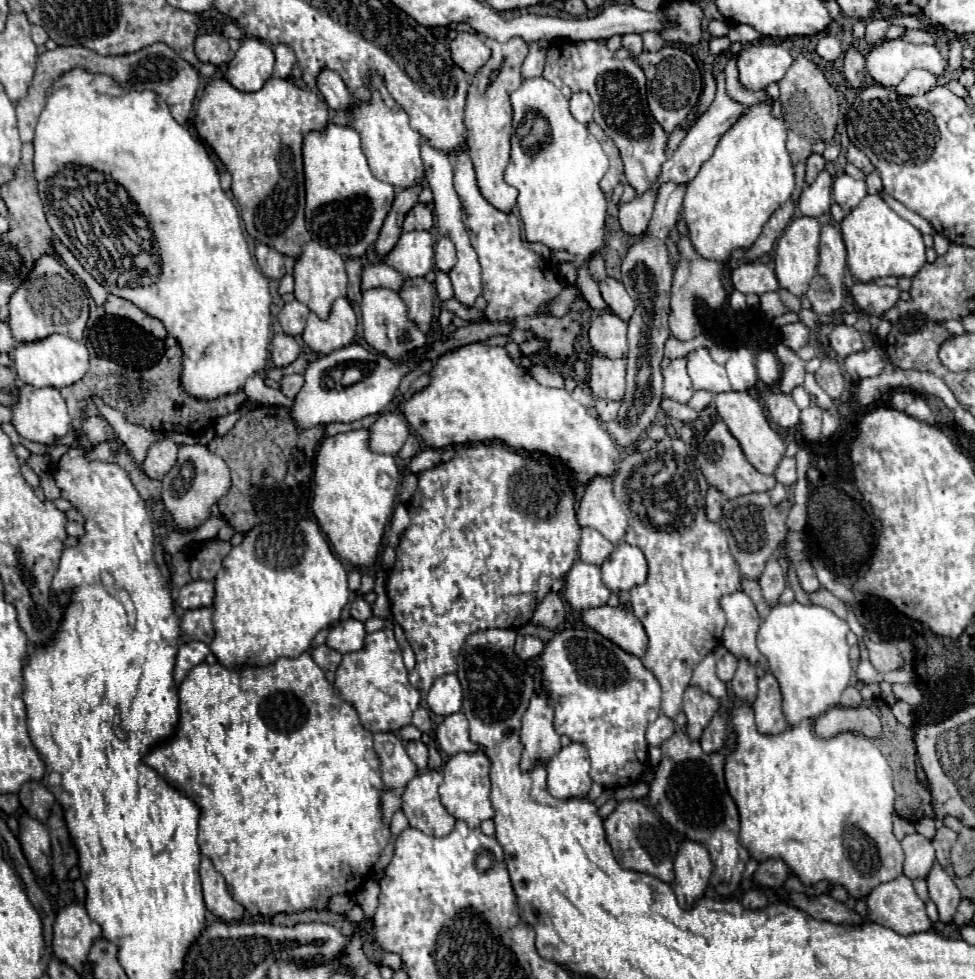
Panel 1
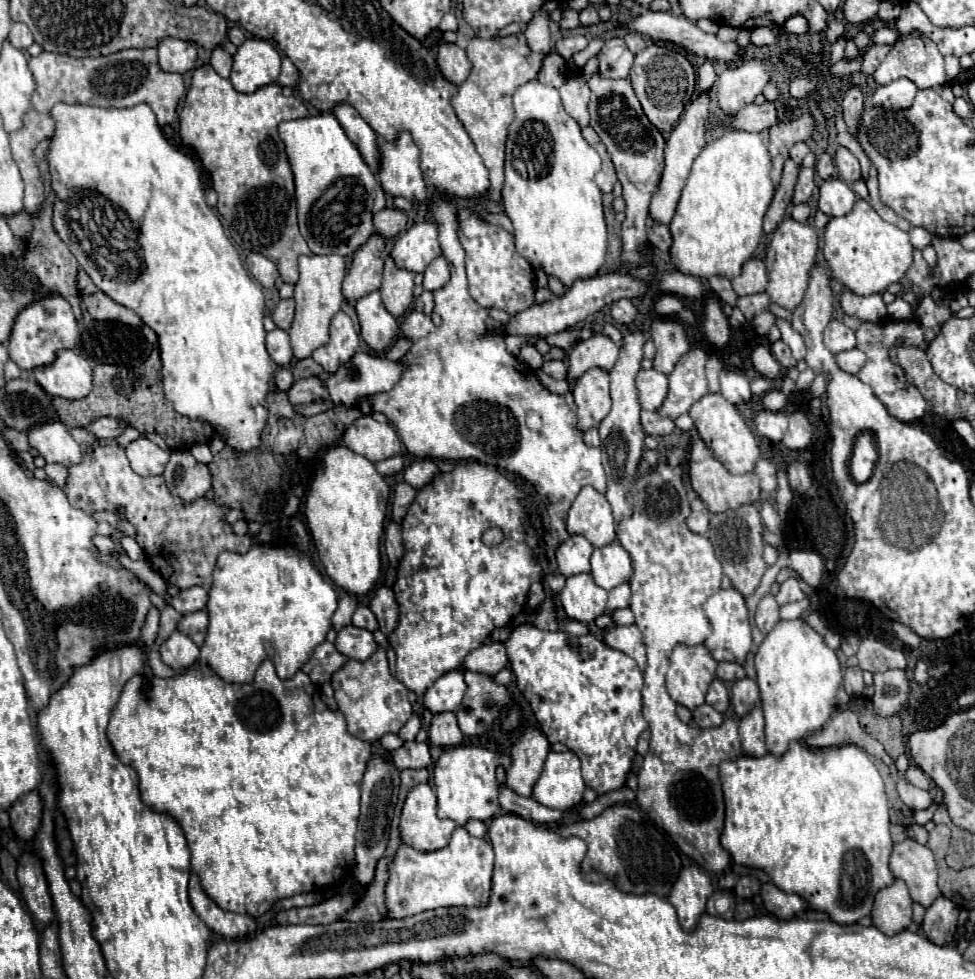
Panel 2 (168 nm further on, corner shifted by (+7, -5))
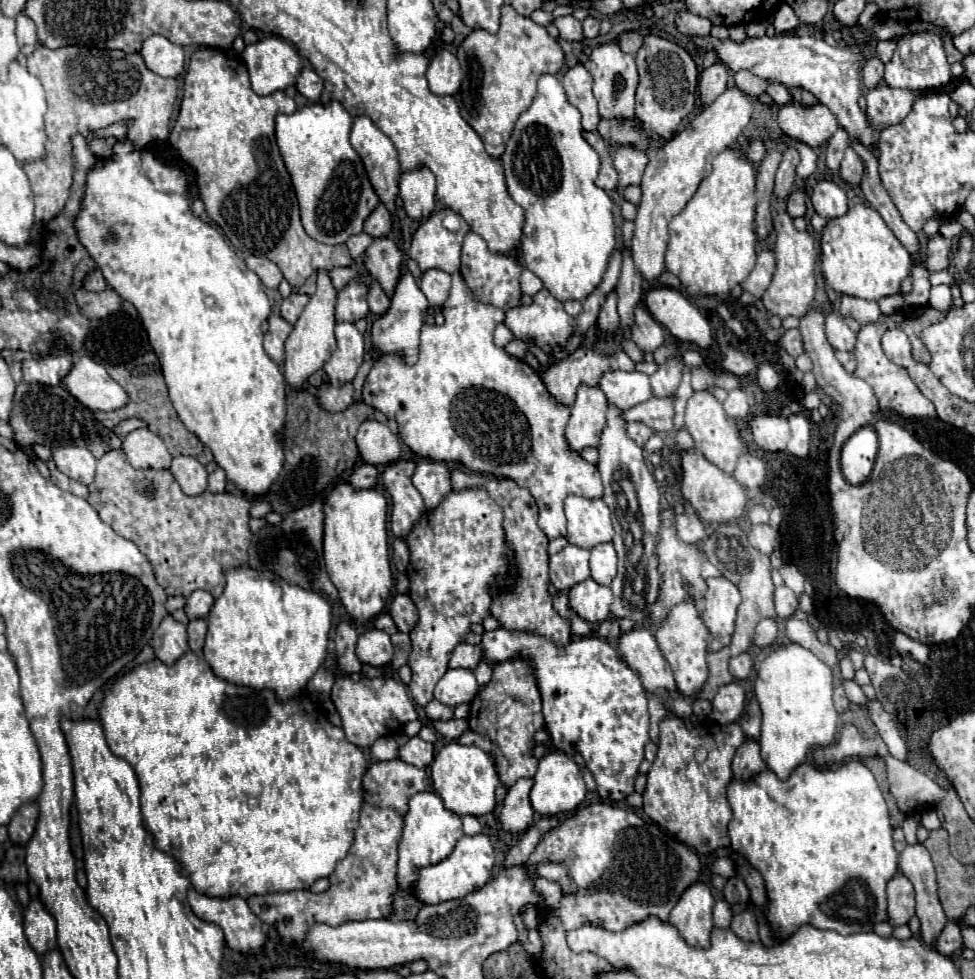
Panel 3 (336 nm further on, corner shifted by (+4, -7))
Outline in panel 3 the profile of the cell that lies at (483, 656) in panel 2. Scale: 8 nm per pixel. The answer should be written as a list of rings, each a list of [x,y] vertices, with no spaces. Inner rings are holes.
[[[460,643],[460,645],[456,645],[454,651],[452,651],[452,657],[450,657],[448,667],[450,667],[450,669],[464,667],[464,669],[472,669],[472,671],[474,671],[480,659],[484,659],[484,655],[482,655],[482,649],[480,649],[478,645]]]

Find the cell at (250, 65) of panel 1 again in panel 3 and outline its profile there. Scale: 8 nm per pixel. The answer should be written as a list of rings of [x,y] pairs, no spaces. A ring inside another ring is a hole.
[[[266,37],[248,45],[242,59],[248,67],[252,89],[258,95],[270,95],[294,85],[304,65],[298,51],[280,37]]]

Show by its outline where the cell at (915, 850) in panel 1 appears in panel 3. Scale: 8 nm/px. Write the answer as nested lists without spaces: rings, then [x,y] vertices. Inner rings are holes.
[[[908,845],[900,853],[900,871],[912,881],[916,889],[916,915],[922,923],[922,941],[930,947],[936,945],[936,935],[948,923],[948,917],[940,905],[936,891],[936,871],[930,853],[922,845]]]

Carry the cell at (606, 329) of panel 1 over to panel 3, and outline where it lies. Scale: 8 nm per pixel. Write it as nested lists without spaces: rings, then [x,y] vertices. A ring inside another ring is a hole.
[[[578,347],[574,353],[570,353],[566,359],[546,367],[544,373],[540,373],[540,377],[544,379],[544,385],[548,389],[548,393],[562,405],[570,407],[574,403],[574,397],[576,397],[576,389],[580,385],[588,385],[588,387],[596,387],[598,381],[600,381],[600,375],[608,369],[622,369],[622,371],[636,371],[636,363],[624,353],[624,351],[618,351],[618,353],[612,353],[612,355],[600,355],[596,353],[594,349],[590,347]]]

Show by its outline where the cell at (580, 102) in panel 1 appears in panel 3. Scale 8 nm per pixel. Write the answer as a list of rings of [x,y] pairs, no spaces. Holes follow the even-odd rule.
[[[578,63],[564,73],[562,85],[566,89],[570,103],[582,113],[584,131],[596,131],[600,117],[598,117],[596,99],[592,95],[592,75],[586,71],[582,63]]]

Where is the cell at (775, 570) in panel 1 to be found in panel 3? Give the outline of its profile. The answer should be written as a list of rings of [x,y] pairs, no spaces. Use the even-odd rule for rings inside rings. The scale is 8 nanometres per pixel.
[[[762,619],[754,633],[754,645],[756,647],[768,647],[778,637],[778,621],[776,619]]]

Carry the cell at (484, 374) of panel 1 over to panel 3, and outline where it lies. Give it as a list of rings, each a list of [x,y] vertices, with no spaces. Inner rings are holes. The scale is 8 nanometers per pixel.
[[[460,273],[452,275],[450,297],[442,305],[442,313],[446,319],[444,325],[424,323],[420,357],[414,365],[402,363],[398,355],[384,355],[374,363],[362,389],[364,403],[382,411],[388,419],[396,419],[402,441],[416,455],[444,463],[462,463],[472,471],[496,477],[510,477],[520,487],[530,489],[540,509],[540,529],[550,539],[566,535],[564,499],[568,495],[586,499],[602,497],[602,481],[596,465],[590,465],[578,453],[572,453],[566,443],[564,427],[570,417],[570,407],[564,407],[550,397],[540,375],[526,361],[510,357],[504,349],[494,345],[492,333],[496,325],[504,321],[504,311],[476,301]]]

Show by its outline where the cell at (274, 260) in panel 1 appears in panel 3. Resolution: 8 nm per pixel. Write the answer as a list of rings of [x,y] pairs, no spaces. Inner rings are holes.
[[[250,255],[250,257],[246,257],[246,265],[248,265],[248,269],[252,269],[260,277],[260,281],[268,289],[278,289],[280,281],[282,281],[282,271],[276,267],[276,263],[272,263],[266,257]]]

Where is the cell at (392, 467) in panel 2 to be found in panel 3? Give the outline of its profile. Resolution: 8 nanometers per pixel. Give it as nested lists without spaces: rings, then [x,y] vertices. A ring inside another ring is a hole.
[[[364,463],[364,465],[356,467],[346,481],[356,489],[372,489],[372,487],[376,487],[376,481],[378,481],[378,469],[374,465]]]

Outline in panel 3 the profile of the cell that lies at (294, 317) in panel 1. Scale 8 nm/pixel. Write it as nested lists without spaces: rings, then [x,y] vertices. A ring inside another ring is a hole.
[[[292,293],[290,297],[286,297],[284,301],[282,301],[282,305],[280,305],[280,309],[282,309],[282,317],[288,321],[288,323],[296,323],[296,319],[300,317],[300,313],[304,311],[304,307],[306,307],[306,303],[308,303],[308,295],[302,295],[302,293]]]

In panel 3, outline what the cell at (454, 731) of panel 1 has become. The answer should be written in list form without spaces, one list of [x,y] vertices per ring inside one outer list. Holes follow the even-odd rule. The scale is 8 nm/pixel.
[[[432,699],[432,701],[426,705],[424,711],[426,711],[428,719],[432,719],[432,721],[448,721],[448,719],[452,719],[452,715],[454,715],[454,711],[452,711],[448,705],[444,705],[444,703],[436,701],[436,699]]]

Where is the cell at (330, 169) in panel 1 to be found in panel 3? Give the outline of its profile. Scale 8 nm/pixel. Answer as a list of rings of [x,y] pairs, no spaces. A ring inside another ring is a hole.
[[[336,101],[312,103],[290,115],[276,117],[276,143],[284,165],[292,177],[302,225],[320,243],[346,243],[350,235],[362,231],[364,219],[380,203],[358,153],[350,145],[352,115]]]

